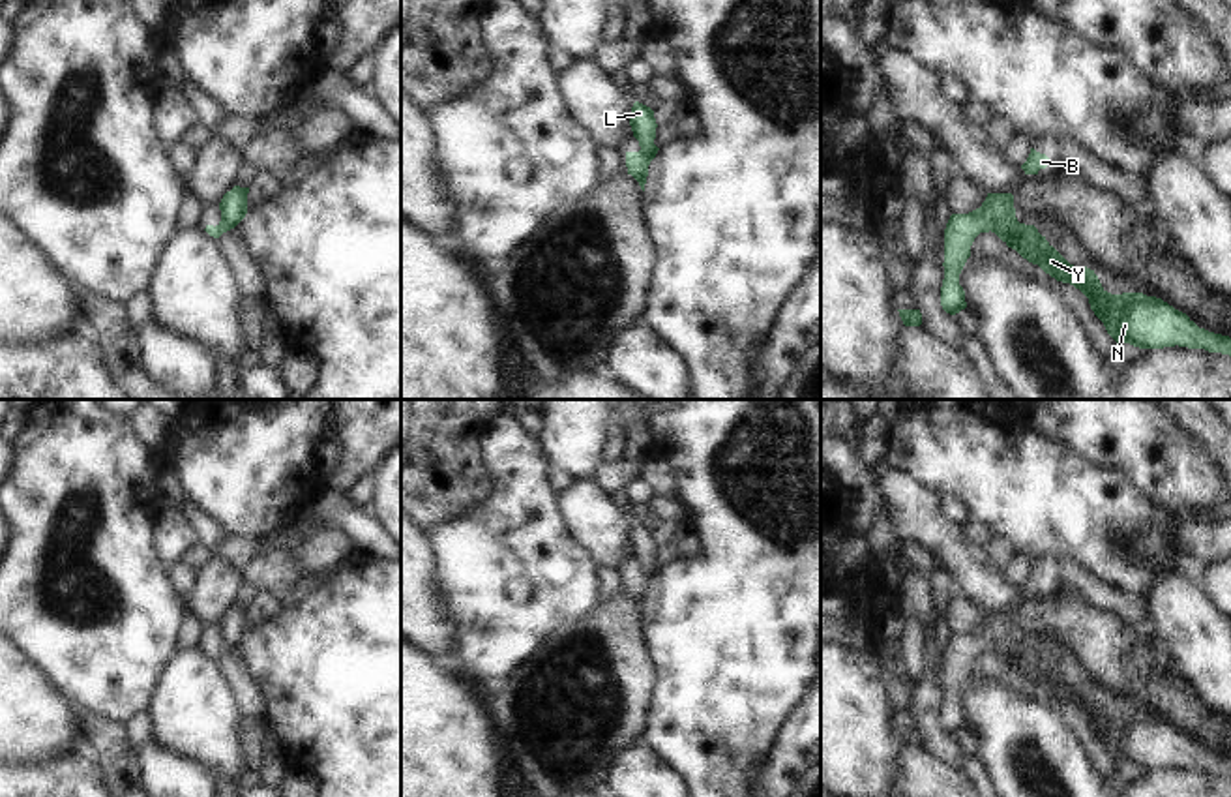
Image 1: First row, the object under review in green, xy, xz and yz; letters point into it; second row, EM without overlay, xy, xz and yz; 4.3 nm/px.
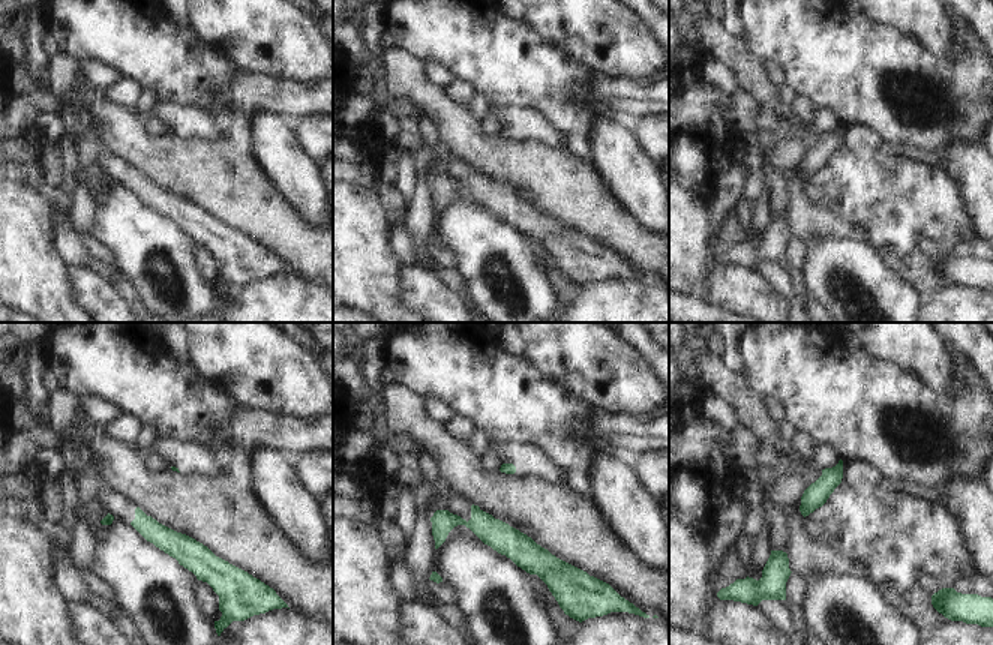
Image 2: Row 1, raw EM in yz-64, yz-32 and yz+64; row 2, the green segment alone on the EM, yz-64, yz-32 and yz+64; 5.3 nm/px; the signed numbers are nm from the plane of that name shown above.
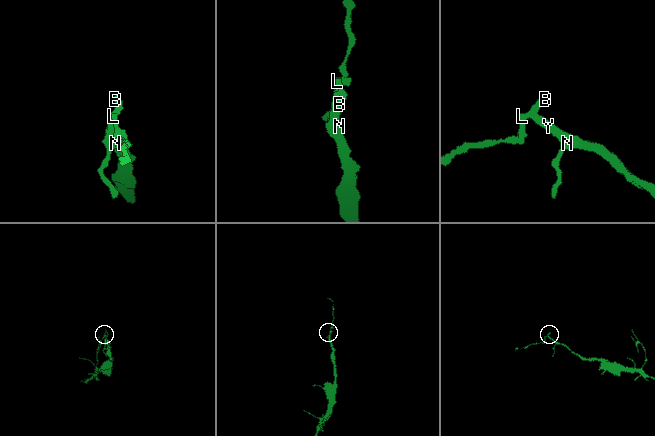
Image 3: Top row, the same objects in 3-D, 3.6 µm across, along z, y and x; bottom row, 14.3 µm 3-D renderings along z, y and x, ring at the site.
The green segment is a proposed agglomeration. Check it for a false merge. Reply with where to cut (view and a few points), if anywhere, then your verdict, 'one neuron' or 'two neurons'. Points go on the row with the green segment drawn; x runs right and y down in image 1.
cut in yz along (1014, 212), (1003, 218), (992, 231); two neurons

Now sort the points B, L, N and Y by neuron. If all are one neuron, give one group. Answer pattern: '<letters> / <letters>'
B L / N Y

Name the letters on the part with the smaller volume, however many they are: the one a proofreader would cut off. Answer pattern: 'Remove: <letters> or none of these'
Remove: B, L

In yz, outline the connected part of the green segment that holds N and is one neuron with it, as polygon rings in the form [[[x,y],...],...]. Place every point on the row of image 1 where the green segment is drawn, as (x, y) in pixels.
[[[1016,214],[999,221],[991,233],[1057,281],[1079,289],[1117,343],[1130,343],[1139,349],[1179,345],[1231,356],[1229,336],[1199,328],[1186,313],[1162,298],[1143,293],[1107,293],[1094,270],[1070,264],[1034,225],[1019,223]]]

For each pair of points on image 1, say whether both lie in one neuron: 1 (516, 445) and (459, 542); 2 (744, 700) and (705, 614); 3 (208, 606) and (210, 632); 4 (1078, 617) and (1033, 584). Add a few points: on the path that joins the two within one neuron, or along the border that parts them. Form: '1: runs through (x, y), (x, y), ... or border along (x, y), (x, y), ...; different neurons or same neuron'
1: runs through (516, 471), (516, 492), (486, 522); same neuron
2: runs through (735, 679), (735, 644), (726, 634); same neuron
3: border along (207, 623), (218, 625); different neurons
4: border along (1020, 586), (1027, 593), (1078, 593), (1089, 602); different neurons

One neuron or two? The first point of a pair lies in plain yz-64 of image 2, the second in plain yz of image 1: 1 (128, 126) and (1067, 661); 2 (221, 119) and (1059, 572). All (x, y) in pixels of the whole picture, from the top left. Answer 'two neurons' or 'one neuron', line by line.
1: two neurons
2: two neurons

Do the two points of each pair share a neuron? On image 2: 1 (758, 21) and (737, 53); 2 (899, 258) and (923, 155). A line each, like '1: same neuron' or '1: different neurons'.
1: different neurons
2: different neurons

